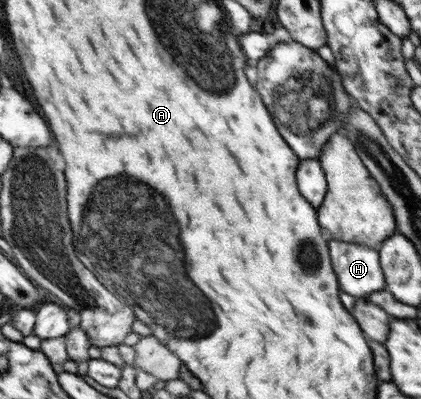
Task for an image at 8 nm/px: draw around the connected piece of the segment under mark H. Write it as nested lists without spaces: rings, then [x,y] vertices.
[[[329,237],[329,258],[343,292],[351,296],[367,296],[385,288],[377,248]]]

